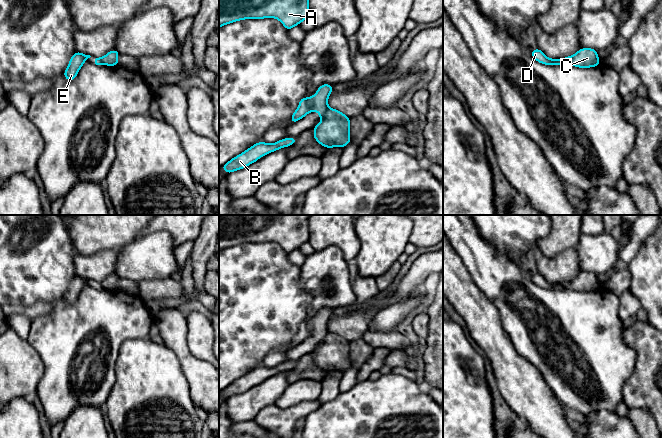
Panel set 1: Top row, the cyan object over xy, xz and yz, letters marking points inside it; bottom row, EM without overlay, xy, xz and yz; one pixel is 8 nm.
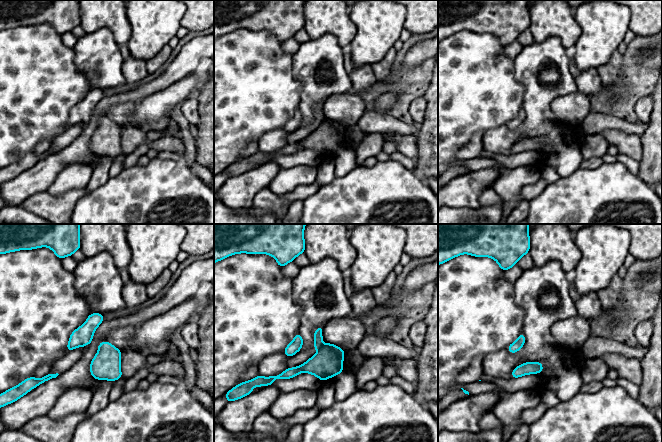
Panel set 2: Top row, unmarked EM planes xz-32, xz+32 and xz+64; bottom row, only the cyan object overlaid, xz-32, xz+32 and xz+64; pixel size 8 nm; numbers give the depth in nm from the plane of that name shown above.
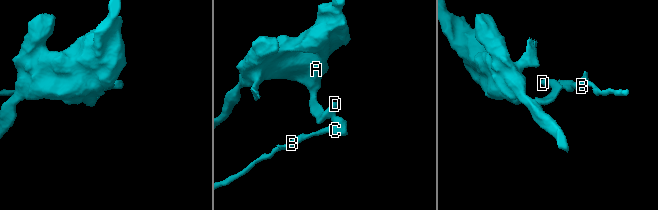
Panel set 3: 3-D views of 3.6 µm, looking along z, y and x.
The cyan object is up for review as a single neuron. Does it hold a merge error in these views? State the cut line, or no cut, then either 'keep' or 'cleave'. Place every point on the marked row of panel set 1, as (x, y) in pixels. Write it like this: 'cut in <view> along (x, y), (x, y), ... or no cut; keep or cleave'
cut in xz along (328, 107), (322, 118); cleave

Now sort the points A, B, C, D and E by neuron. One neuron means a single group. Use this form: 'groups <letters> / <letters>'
groups A D E / B C

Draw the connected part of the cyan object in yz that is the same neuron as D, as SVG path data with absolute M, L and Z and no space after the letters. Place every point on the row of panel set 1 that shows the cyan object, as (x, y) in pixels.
M535 49L530 52L531 56L539 63L545 65L564 65L564 61L562 59L550 59L545 56L545 54L539 49Z

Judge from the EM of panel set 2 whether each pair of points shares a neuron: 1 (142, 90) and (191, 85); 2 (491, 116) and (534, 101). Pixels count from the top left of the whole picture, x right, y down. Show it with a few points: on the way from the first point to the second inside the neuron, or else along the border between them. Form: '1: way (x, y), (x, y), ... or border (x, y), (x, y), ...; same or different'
1: border (185, 77), (143, 98); different
2: border (518, 82), (522, 85), (524, 91), (521, 108); different

